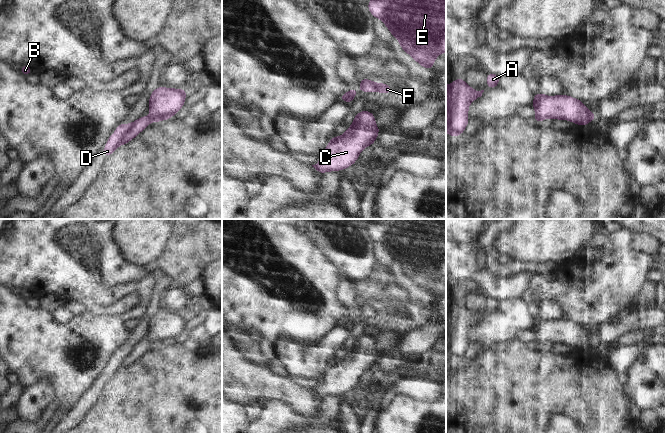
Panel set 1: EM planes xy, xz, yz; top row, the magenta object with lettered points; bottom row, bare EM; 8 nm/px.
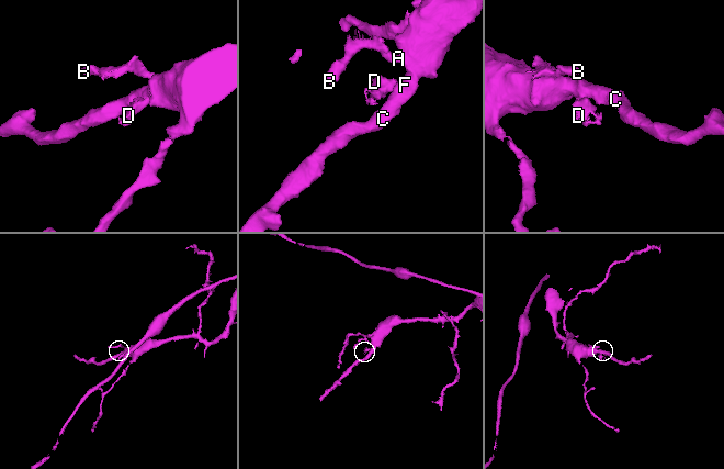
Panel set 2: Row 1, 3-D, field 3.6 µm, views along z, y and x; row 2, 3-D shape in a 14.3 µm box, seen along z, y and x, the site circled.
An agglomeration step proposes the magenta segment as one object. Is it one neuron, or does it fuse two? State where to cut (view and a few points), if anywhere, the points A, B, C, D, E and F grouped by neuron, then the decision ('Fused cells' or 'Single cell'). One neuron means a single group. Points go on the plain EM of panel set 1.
Split along xz (374, 307), (374, 311), (371, 314). Groups: A B C E F / D. Fused cells.

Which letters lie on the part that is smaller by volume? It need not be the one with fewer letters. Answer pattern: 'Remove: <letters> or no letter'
Remove: D

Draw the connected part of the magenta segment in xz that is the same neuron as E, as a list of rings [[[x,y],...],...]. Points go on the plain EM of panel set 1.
[[[373,219],[367,230],[399,264],[402,273],[426,293],[431,294],[436,281],[446,276],[446,219]]]

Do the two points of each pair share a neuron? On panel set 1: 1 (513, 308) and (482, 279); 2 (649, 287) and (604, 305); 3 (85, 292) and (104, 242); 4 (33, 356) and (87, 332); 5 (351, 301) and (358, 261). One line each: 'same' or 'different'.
1: different
2: different
3: same
4: same
5: different

